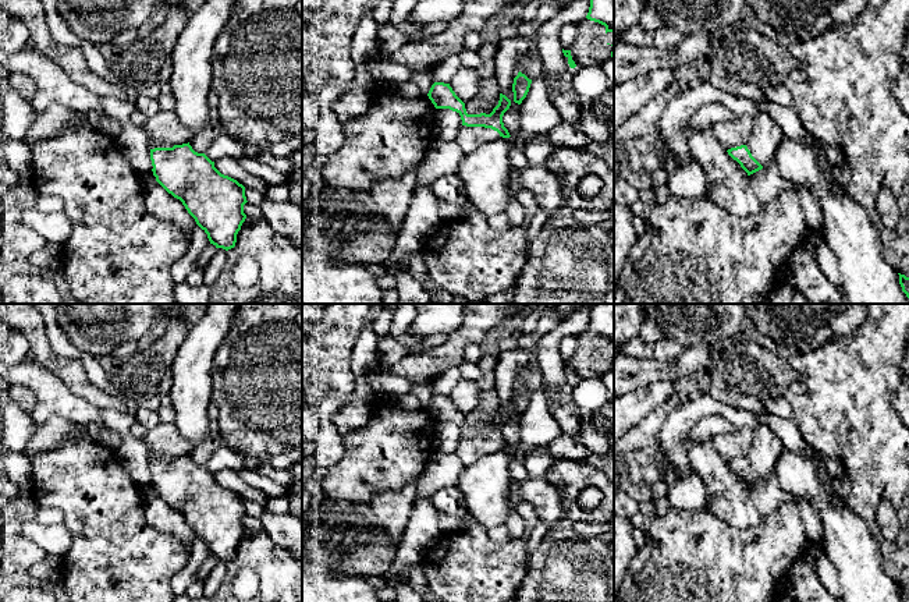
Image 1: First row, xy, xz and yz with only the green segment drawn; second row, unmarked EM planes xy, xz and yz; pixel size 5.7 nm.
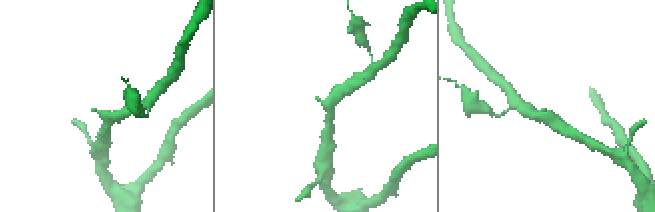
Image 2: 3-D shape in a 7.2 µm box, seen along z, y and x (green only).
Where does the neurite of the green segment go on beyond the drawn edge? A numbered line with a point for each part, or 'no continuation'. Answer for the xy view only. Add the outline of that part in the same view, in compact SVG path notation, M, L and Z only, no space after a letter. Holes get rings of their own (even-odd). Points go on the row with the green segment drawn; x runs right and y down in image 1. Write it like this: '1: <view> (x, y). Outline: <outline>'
1: xy (153, 144). Outline: M149 137L149 149L155 148L173 148L173 144L157 142Z

